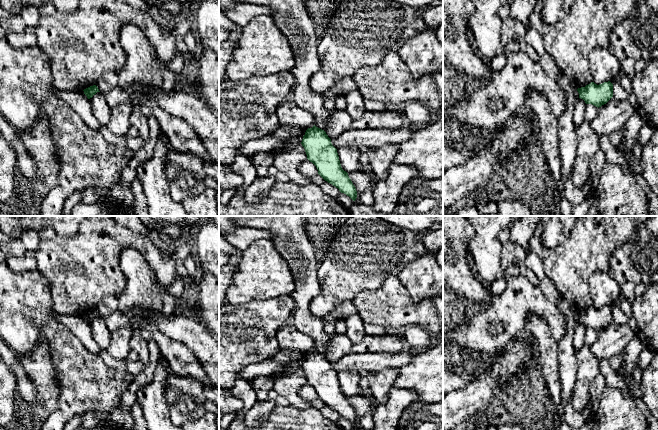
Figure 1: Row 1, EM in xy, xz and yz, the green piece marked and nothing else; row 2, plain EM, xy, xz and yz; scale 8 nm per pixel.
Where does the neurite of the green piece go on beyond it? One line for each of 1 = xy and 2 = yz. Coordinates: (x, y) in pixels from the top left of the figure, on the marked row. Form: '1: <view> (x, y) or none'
1: none
2: none

